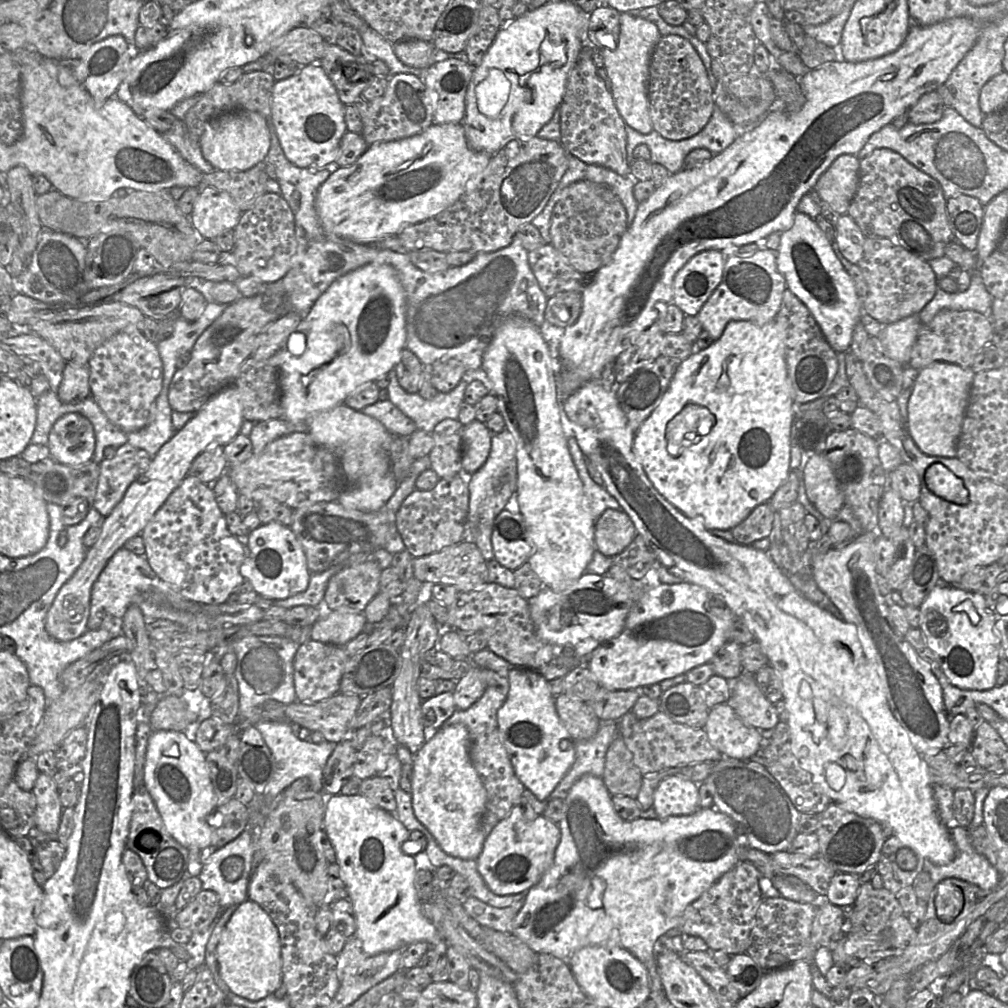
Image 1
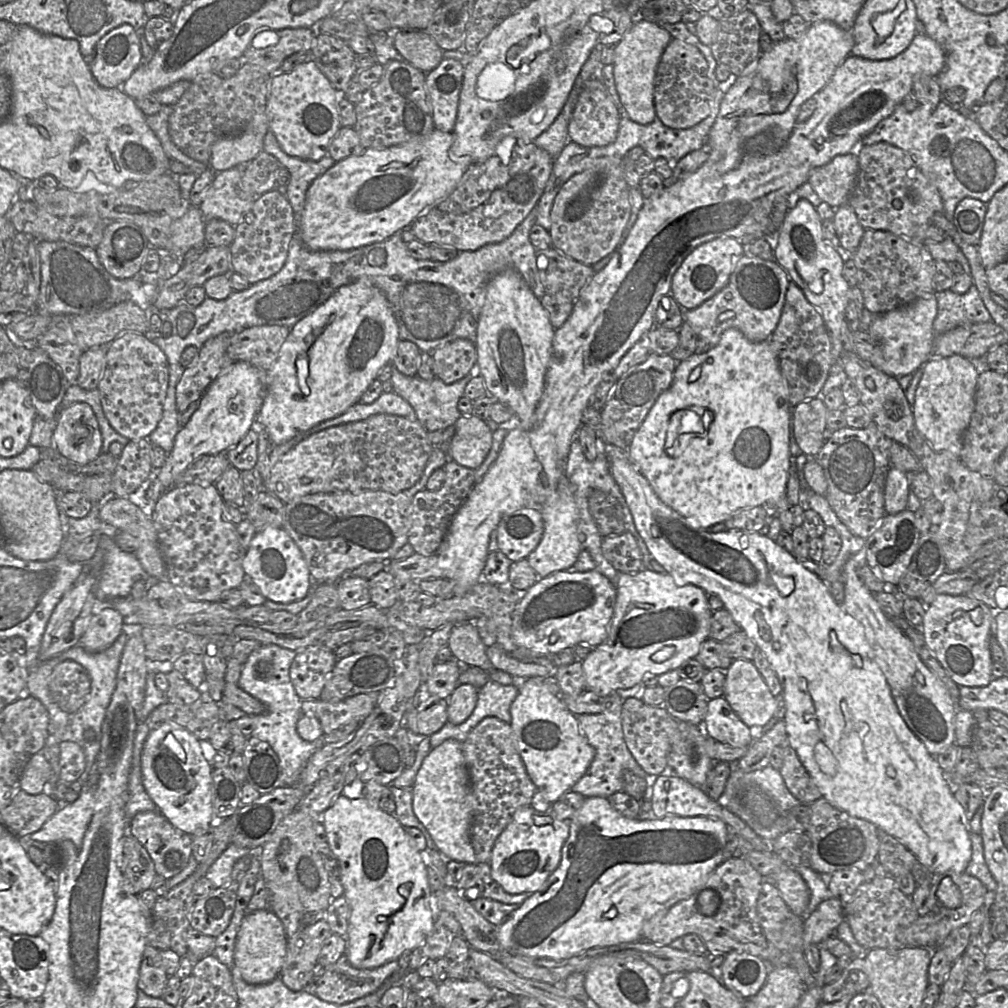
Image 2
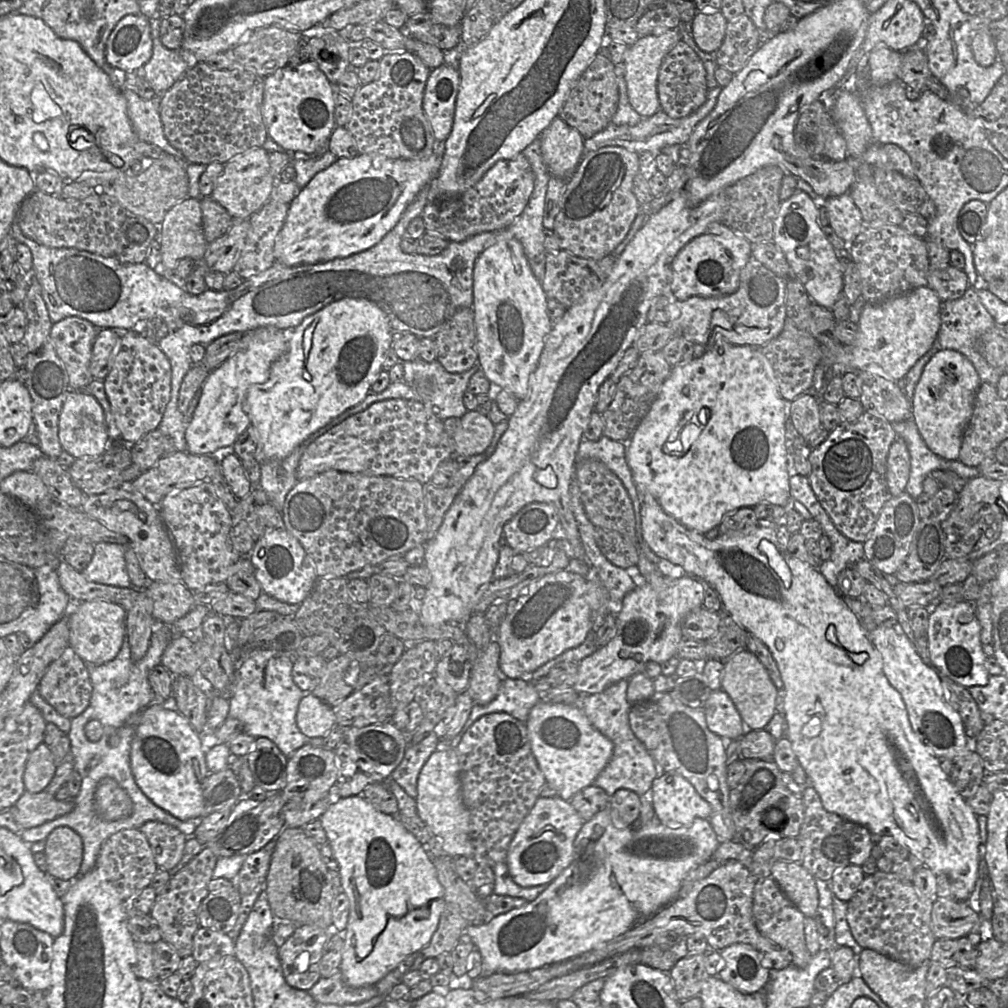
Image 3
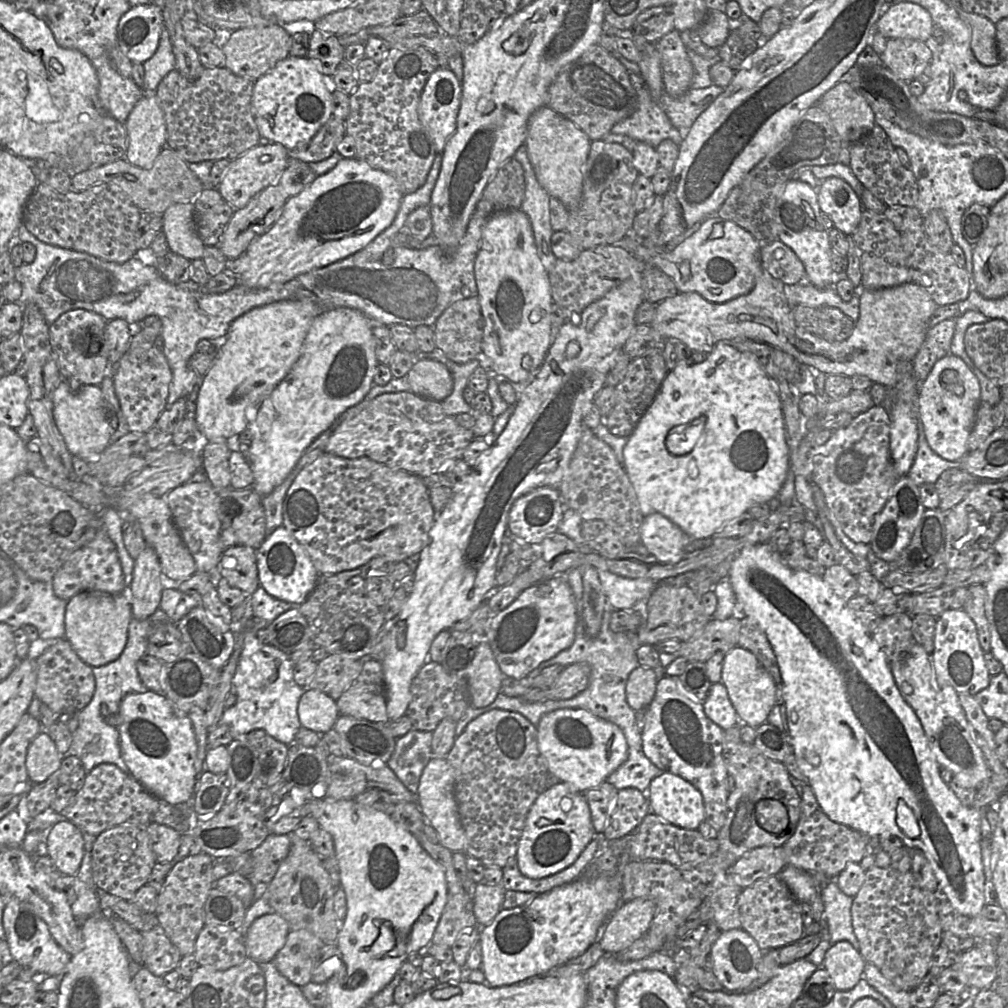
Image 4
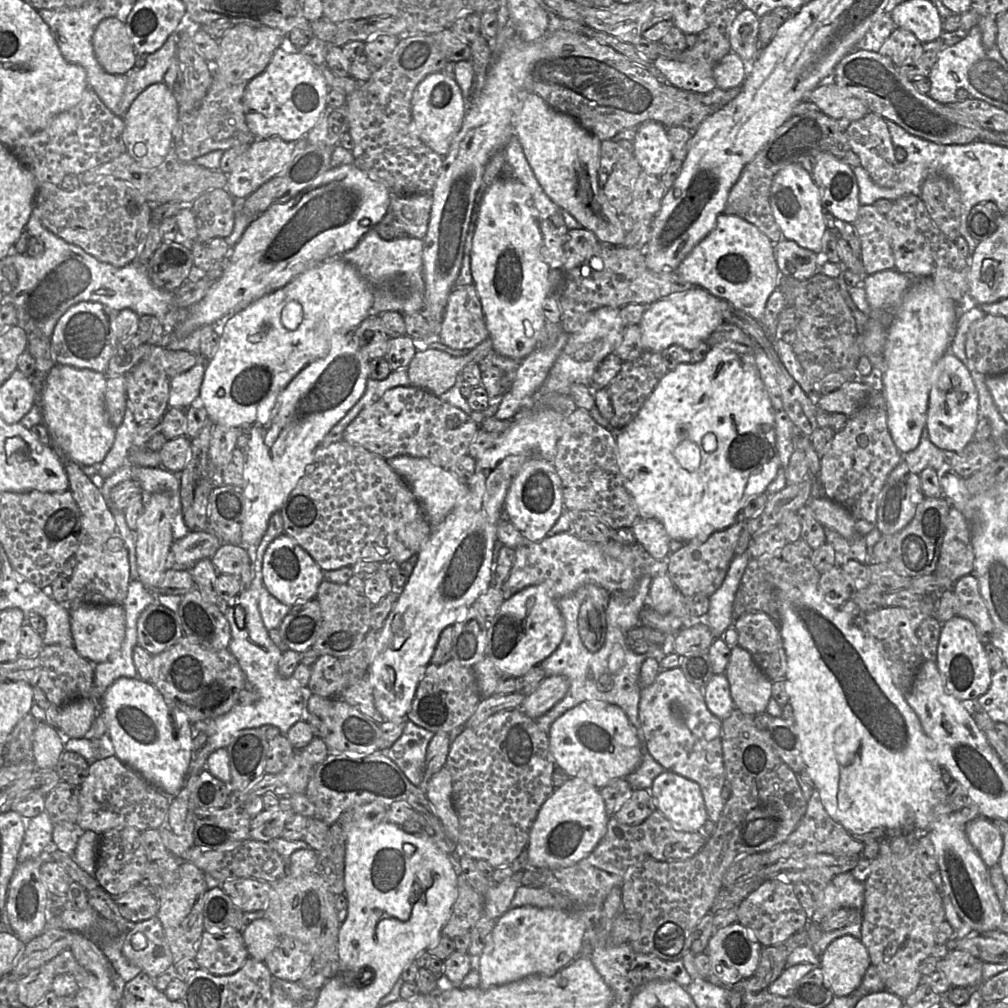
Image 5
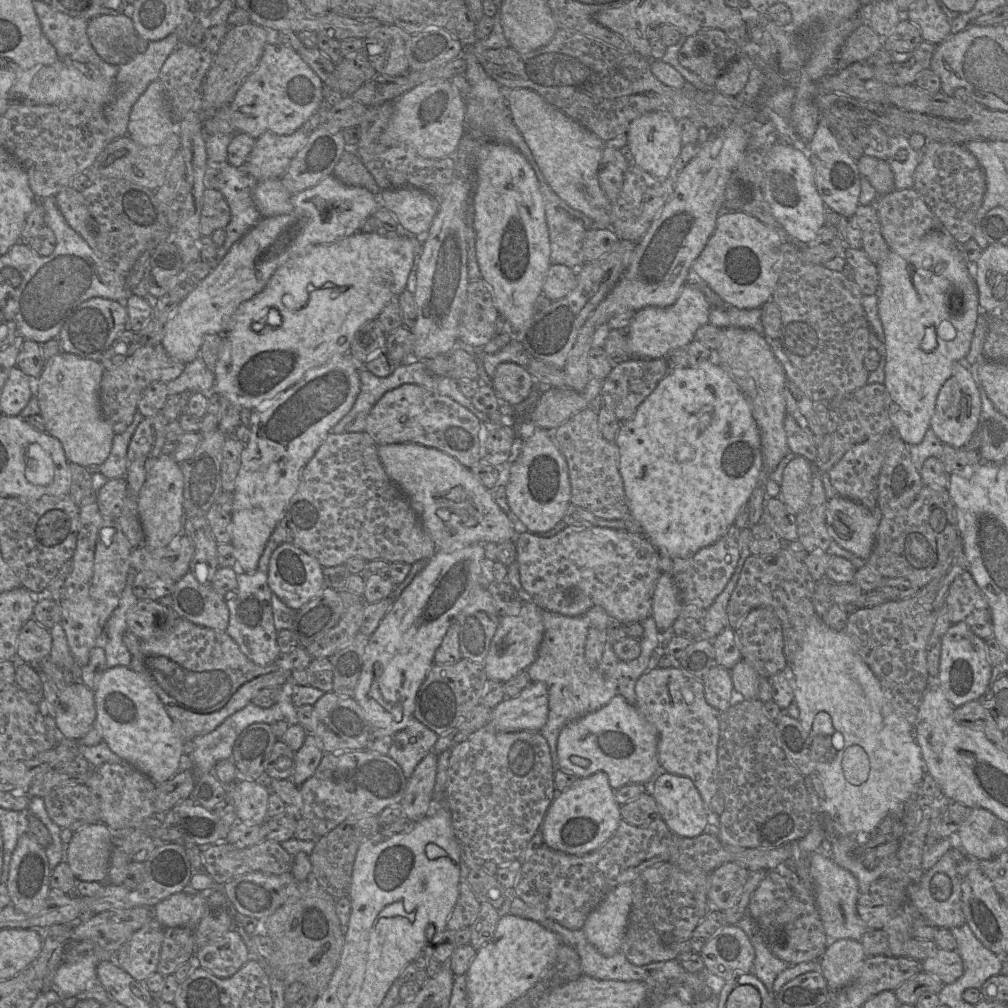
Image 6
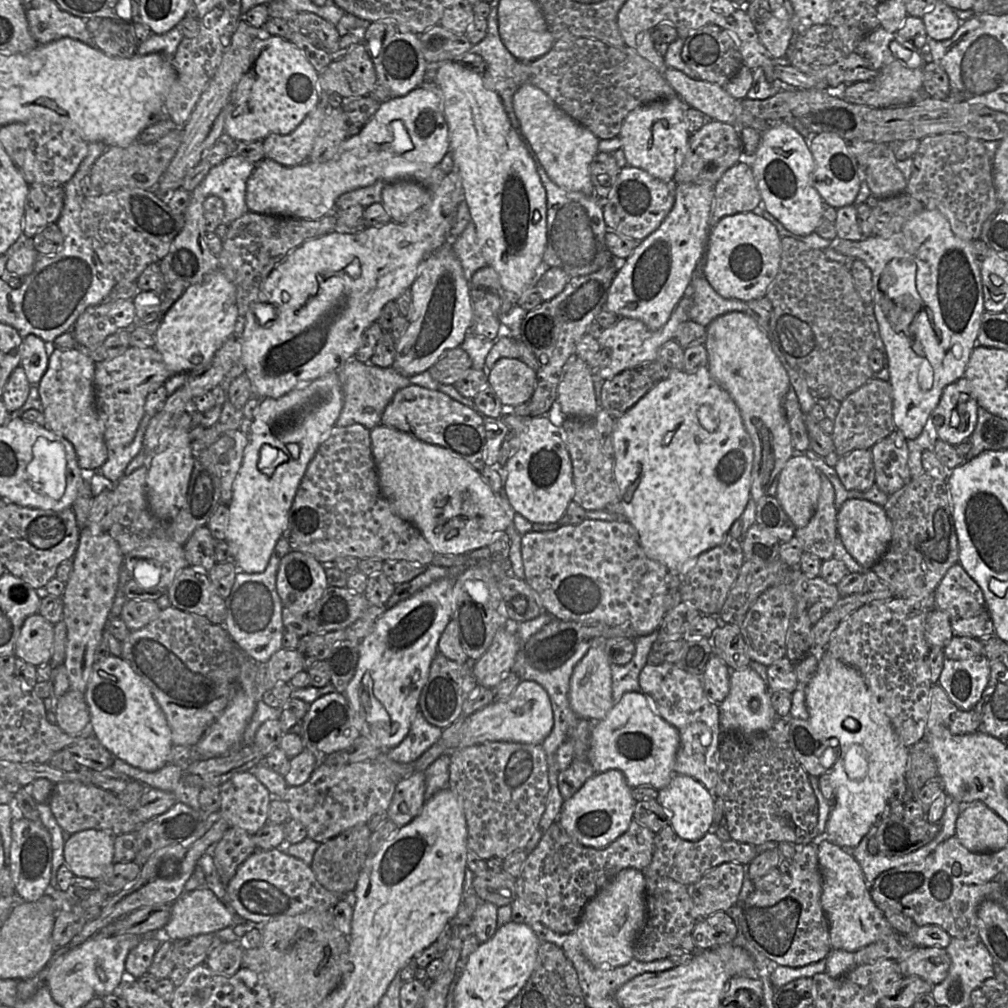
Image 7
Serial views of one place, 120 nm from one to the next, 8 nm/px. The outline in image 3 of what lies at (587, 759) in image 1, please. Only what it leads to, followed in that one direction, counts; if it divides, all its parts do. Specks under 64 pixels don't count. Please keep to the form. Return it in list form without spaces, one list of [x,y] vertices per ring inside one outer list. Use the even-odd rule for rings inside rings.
[[[622,679],[600,693],[580,695],[573,705],[586,715],[595,729],[613,743],[612,756],[593,783],[610,796],[619,789],[632,790],[641,796],[652,787],[653,780],[657,777],[654,758],[635,736],[629,724],[631,704],[627,701],[628,682],[629,679]]]

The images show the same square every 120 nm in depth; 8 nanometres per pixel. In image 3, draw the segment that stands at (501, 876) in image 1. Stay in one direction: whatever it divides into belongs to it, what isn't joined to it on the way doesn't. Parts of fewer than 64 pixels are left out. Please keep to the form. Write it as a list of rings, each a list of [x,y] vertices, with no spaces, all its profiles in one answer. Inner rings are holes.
[[[539,797],[509,845],[505,862],[514,882],[522,887],[550,884],[572,862],[574,841],[584,823],[569,801]]]

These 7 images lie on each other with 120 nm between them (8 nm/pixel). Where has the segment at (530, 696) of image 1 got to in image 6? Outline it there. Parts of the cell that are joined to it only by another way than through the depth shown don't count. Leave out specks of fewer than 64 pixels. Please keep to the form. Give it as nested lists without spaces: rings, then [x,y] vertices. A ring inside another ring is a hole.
[[[617,695],[599,710],[574,720],[561,730],[557,742],[559,767],[564,772],[572,772],[578,778],[585,778],[603,771],[608,775],[613,790],[628,784],[645,784],[660,767],[658,758],[658,735],[655,727],[649,723],[638,710],[626,699]]]

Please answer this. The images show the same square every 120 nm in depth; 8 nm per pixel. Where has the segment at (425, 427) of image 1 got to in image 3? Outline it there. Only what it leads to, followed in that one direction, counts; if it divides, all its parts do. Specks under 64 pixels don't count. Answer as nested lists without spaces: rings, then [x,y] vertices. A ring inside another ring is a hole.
[[[417,359],[403,362],[403,365],[403,382],[415,391],[418,400],[440,420],[445,421],[451,417],[461,418],[468,412],[463,403],[463,397],[467,391],[470,378],[479,369],[478,362],[463,373],[450,373],[437,360],[427,363]]]

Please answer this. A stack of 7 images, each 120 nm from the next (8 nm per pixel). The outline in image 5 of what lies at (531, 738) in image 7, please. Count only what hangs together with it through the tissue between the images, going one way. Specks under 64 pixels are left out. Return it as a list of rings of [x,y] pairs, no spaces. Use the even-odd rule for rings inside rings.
[[[548,676],[533,693],[525,697],[521,706],[515,709],[536,720],[557,704],[566,695],[569,687],[566,677]]]

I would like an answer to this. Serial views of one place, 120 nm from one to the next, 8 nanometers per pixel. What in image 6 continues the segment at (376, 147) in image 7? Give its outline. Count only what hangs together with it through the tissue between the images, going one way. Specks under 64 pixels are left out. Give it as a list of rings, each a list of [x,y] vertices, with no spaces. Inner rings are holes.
[[[431,80],[416,86],[394,102],[393,114],[379,136],[385,147],[401,147],[429,159],[451,157],[465,133],[466,102],[450,80]],[[279,178],[259,181],[253,191],[254,204],[263,218],[289,214],[291,197]]]

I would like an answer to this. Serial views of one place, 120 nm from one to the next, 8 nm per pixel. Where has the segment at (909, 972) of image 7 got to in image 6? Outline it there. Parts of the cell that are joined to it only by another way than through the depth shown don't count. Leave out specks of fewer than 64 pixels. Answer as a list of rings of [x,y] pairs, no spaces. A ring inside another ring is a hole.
[[[938,949],[934,955],[922,961],[923,972],[938,978],[944,984],[951,984],[964,972],[963,962],[956,950]]]

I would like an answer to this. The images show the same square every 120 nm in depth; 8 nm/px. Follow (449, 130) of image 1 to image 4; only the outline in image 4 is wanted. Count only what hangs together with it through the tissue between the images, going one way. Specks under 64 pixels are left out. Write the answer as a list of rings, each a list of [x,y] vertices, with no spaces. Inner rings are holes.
[[[358,158],[341,159],[329,172],[317,176],[303,191],[289,198],[270,229],[251,242],[245,252],[249,257],[249,268],[237,276],[237,284],[252,289],[266,289],[362,250],[391,225],[403,196],[398,183],[390,174],[372,168]]]

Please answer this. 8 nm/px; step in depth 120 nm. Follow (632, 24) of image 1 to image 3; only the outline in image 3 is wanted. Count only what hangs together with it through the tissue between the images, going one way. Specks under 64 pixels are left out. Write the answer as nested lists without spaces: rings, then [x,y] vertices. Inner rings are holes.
[[[677,29],[667,30],[661,34],[651,34],[640,37],[636,43],[629,46],[624,54],[625,81],[627,94],[632,108],[642,117],[648,118],[660,109],[657,92],[657,81],[660,66],[667,53],[679,42]]]

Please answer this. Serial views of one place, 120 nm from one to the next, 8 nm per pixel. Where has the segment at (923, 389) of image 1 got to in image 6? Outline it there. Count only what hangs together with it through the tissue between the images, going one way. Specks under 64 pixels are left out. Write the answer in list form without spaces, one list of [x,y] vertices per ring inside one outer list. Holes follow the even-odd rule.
[[[963,361],[955,362],[952,375],[945,381],[938,393],[930,427],[943,444],[962,448],[973,433],[978,431],[980,414],[981,396],[974,379],[974,370]]]

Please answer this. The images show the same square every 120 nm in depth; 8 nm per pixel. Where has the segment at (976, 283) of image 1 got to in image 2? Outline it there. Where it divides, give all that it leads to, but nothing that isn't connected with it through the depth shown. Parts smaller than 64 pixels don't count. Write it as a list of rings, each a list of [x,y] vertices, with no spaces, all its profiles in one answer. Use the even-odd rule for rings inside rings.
[[[975,284],[965,294],[951,290],[936,292],[937,316],[933,323],[935,337],[965,324],[992,321]]]

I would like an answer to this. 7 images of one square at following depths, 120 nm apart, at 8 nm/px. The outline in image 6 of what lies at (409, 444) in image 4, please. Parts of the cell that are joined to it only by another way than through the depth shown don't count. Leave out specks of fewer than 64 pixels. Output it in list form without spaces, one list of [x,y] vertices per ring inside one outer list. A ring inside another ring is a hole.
[[[403,384],[386,392],[371,409],[364,432],[376,445],[420,444],[440,450],[468,468],[481,461],[483,422],[452,398],[416,384]]]

